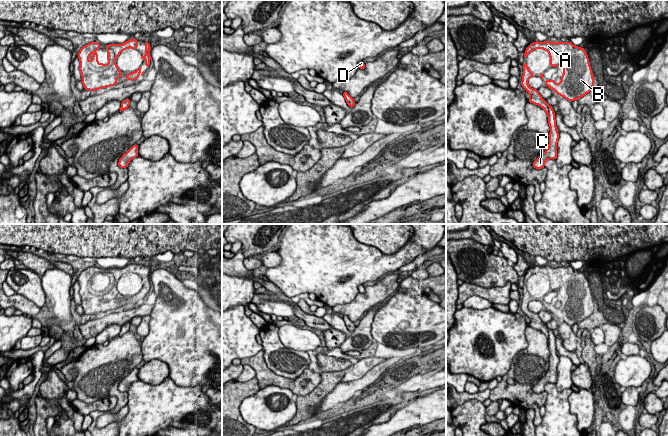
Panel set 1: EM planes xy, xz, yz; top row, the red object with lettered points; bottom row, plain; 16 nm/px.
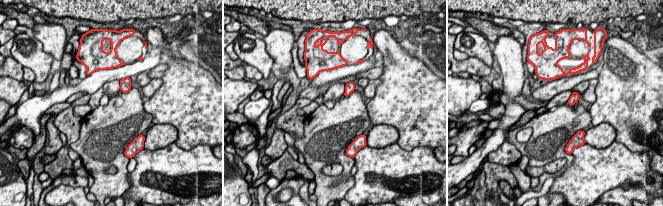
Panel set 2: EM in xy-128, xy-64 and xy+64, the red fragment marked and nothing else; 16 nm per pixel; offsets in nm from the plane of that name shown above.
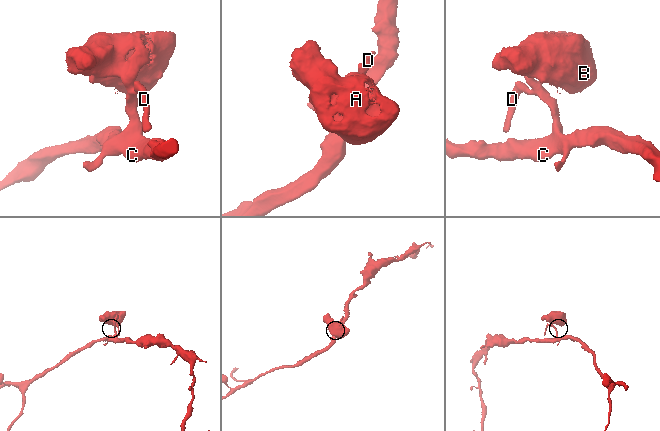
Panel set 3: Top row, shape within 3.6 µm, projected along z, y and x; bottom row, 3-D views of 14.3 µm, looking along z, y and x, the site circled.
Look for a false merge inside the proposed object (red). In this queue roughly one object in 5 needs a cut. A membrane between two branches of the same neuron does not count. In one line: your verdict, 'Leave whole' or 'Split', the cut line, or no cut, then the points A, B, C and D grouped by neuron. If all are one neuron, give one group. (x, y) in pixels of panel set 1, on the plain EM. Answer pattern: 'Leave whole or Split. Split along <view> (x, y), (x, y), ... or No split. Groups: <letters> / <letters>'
Leave whole. No split. Groups: A B C D

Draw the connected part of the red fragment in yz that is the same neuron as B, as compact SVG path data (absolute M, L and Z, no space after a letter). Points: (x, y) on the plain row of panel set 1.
M535 265L527 270L524 281L538 272L549 277L550 291L563 291L561 306L545 304L544 308L558 319L572 326L589 317L594 310L594 302L585 272L574 270L570 265L553 267Z

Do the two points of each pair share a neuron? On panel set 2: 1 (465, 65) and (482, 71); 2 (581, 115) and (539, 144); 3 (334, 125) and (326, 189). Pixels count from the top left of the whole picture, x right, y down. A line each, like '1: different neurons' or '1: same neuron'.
1: same neuron
2: same neuron
3: same neuron

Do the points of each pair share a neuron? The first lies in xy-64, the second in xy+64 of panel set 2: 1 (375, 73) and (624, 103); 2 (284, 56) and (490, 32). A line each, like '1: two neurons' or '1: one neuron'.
1: two neurons
2: two neurons

